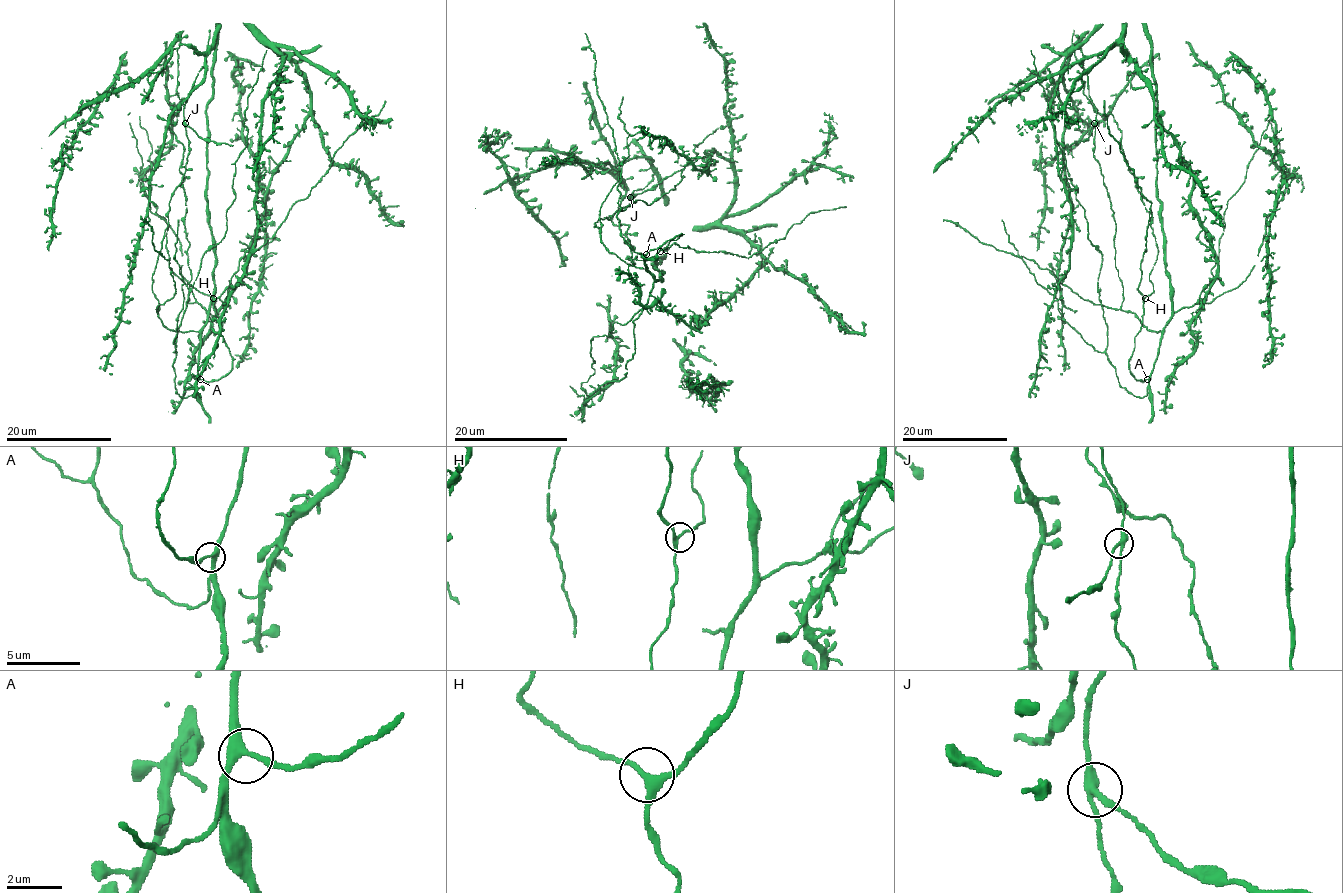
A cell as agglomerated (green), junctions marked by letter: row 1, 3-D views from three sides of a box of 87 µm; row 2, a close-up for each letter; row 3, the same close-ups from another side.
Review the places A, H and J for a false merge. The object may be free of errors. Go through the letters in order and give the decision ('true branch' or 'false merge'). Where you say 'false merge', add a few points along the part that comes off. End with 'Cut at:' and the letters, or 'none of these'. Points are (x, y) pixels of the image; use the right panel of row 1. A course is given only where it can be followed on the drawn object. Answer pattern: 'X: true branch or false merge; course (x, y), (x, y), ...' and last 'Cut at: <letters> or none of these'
A: true branch
H: true branch
J: false merge; course (1095, 124), (1087, 138), (1068, 146)
Cut at: J

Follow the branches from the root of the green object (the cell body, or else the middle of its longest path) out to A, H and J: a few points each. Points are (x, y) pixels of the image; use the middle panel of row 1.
A: (657, 302), (652, 302), (649, 298), (653, 278), (647, 272), (646, 254)
H: (657, 302), (652, 302), (649, 298), (653, 278), (647, 272), (645, 257), (680, 234), (660, 251)
J: (657, 302), (649, 298), (653, 278), (612, 254), (602, 242), (602, 225), (595, 227), (630, 197)

